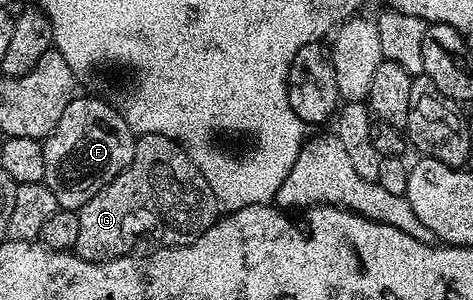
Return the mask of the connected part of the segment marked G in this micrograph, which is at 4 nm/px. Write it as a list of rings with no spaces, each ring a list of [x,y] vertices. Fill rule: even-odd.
[[[143,135],[135,145],[135,157],[131,157],[131,165],[127,165],[127,169],[123,169],[115,181],[99,189],[99,193],[95,193],[95,197],[91,197],[91,201],[77,211],[79,237],[75,240],[75,254],[92,263],[106,263],[130,254],[136,248],[133,246],[144,239],[149,245],[182,247],[194,243],[218,215],[219,204],[215,193],[184,147],[162,135]]]

